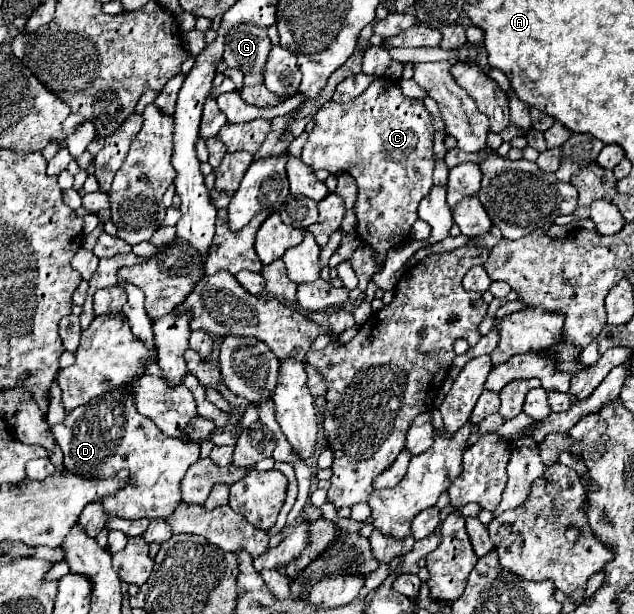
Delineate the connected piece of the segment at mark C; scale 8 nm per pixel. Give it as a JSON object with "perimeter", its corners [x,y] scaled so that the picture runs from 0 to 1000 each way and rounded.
{"perimeter":[[[595,127],[588,137],[560,163],[547,169],[513,166],[503,182],[494,189],[494,212],[478,241],[475,261],[487,267],[494,277],[519,277],[522,283],[554,283],[563,296],[566,316],[560,329],[563,352],[563,381],[569,394],[585,401],[595,414],[595,443],[604,440],[610,410],[645,388],[645,375],[658,352],[661,329],[683,306],[683,192],[670,179],[664,163],[639,160],[626,140],[614,127]]]}

